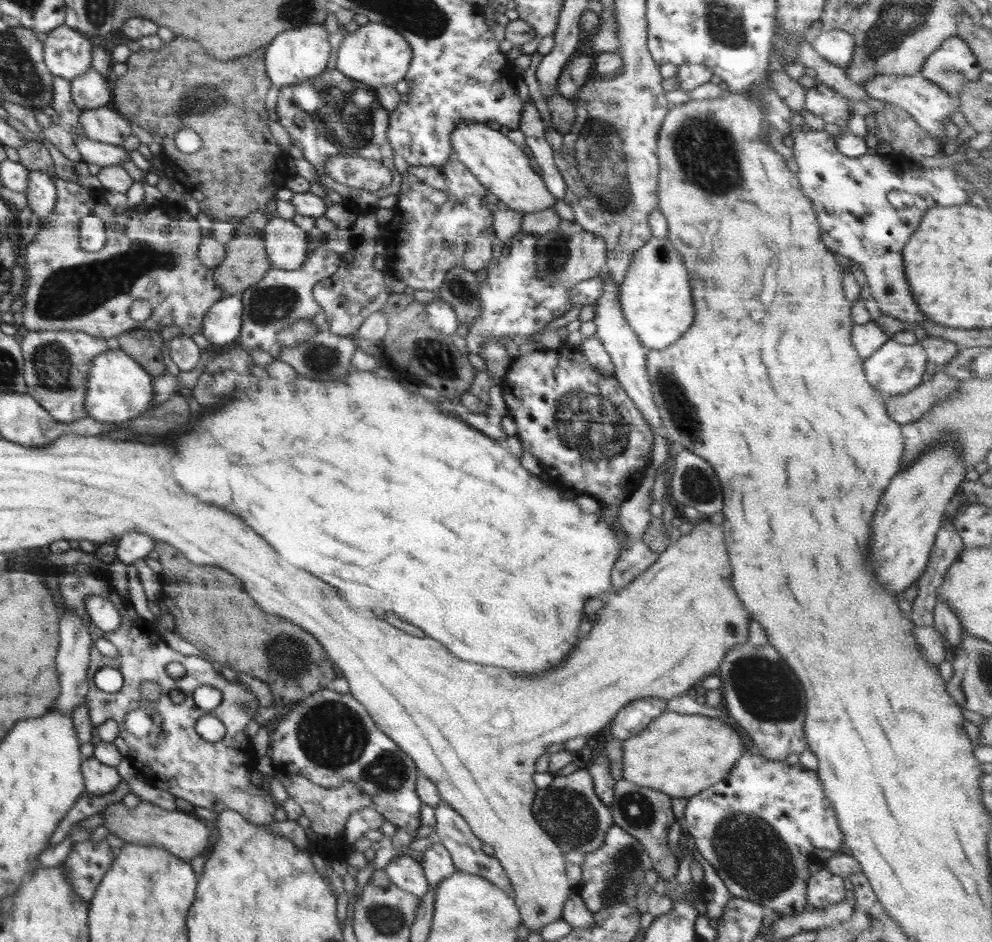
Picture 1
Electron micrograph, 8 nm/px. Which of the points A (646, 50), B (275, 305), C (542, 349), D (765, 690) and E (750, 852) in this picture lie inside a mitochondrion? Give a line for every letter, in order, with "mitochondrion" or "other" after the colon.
A: other
B: mitochondrion
C: other
D: mitochondrion
E: mitochondrion

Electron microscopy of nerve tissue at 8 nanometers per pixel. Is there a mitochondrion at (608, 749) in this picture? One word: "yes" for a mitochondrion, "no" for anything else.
no

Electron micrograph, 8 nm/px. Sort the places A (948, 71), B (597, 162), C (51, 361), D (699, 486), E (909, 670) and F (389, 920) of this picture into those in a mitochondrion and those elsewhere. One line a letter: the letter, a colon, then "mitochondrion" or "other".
A: mitochondrion
B: mitochondrion
C: mitochondrion
D: mitochondrion
E: other
F: mitochondrion

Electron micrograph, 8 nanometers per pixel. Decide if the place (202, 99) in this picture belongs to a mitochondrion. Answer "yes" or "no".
yes

